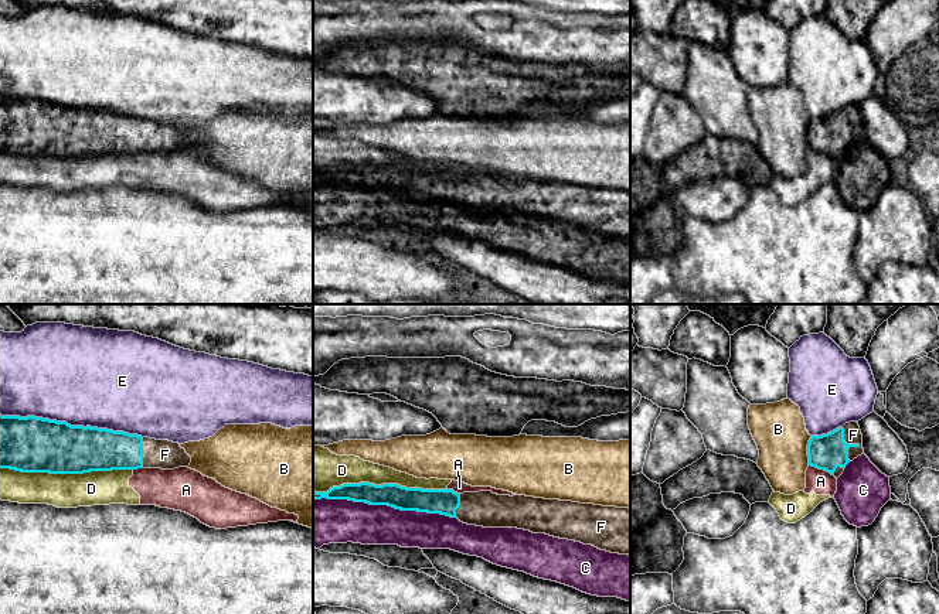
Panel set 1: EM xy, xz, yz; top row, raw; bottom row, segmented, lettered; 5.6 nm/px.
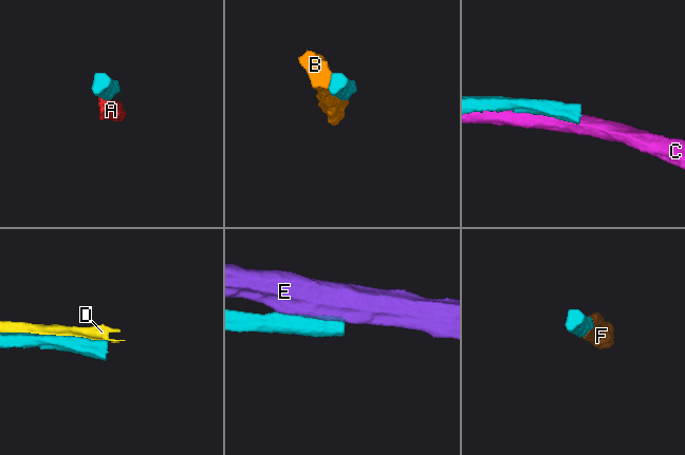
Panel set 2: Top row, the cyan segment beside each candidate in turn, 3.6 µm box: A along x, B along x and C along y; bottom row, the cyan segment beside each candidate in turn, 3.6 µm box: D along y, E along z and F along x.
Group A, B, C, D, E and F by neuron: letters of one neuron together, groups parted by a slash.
A D / B / C / E / F

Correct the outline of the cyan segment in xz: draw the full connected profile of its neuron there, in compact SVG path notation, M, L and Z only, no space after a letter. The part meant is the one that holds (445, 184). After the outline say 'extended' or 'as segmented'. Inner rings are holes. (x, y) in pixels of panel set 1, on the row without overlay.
M370 166L343 167L327 175L313 174L313 183L321 181L440 197L483 211L517 211L630 239L629 191L497 178L491 174L457 177L448 171L422 173Z; extended

